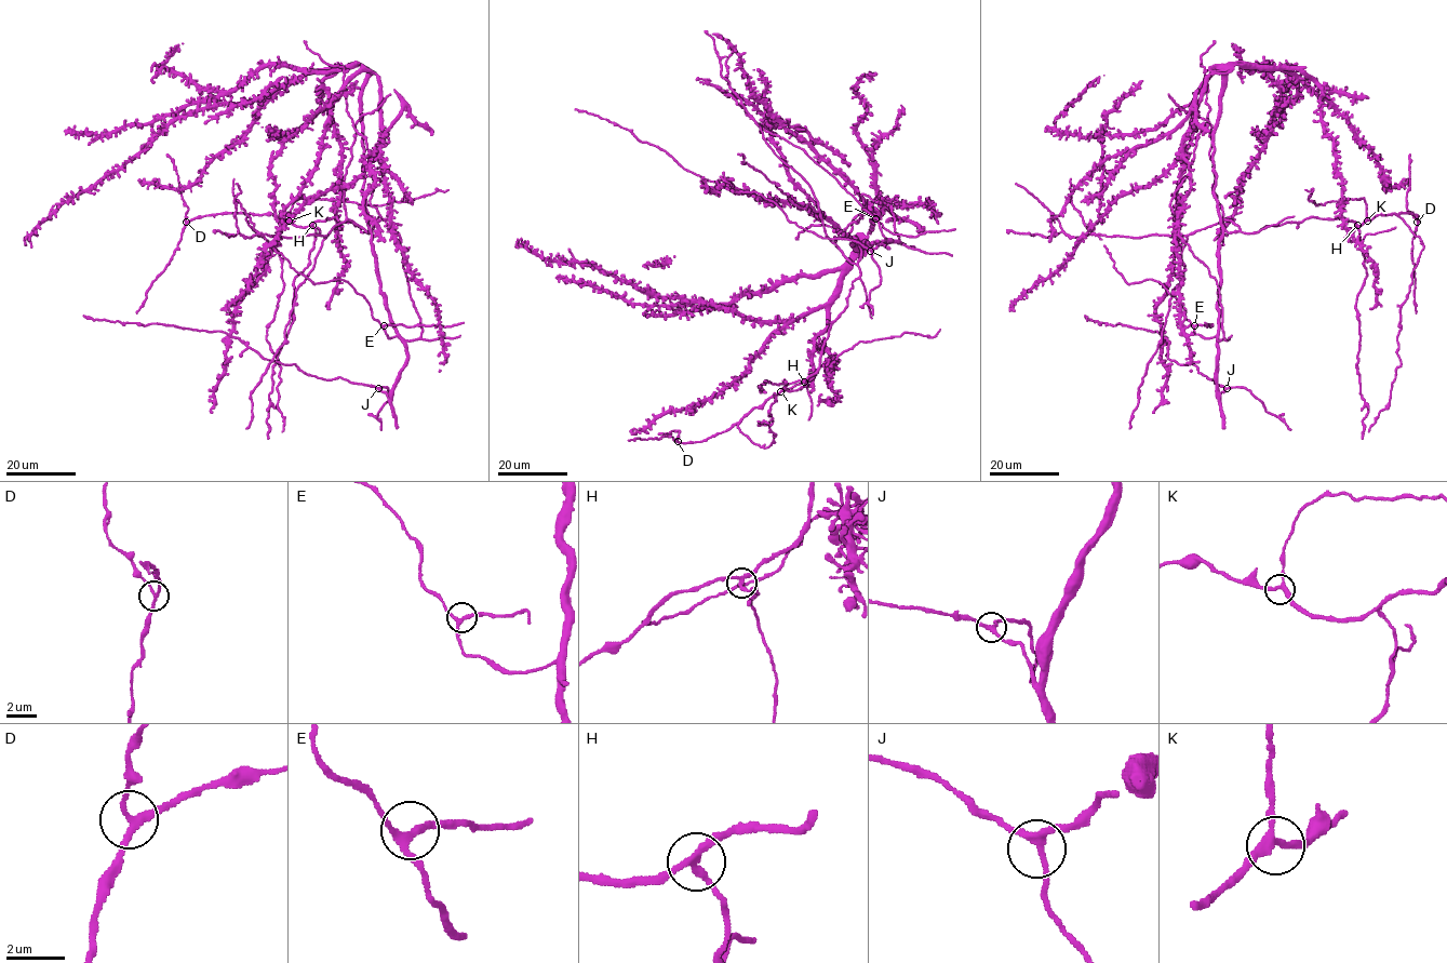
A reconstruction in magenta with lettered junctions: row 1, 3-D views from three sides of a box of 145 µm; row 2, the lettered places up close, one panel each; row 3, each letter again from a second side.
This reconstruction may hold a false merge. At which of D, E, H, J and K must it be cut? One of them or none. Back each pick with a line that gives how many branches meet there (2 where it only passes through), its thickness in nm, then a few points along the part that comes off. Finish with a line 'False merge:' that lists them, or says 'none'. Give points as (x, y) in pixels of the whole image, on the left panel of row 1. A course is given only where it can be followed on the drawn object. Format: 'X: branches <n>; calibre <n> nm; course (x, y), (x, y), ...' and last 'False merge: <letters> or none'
H: branches 3; calibre 200 nm; course (311, 225), (316, 229), (309, 264), (294, 280), (293, 323), (272, 369), (267, 420), (268, 439)
False merge: H

